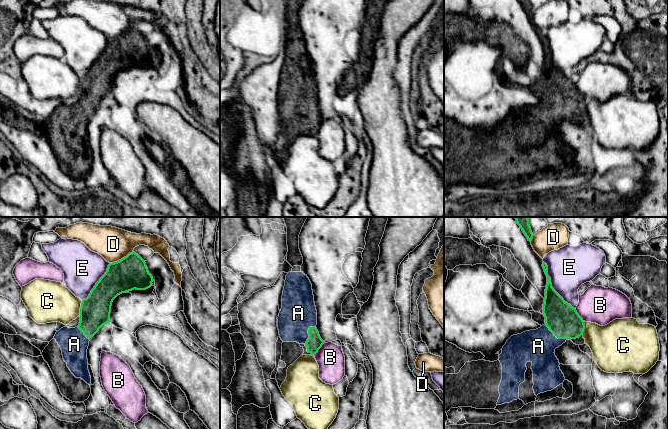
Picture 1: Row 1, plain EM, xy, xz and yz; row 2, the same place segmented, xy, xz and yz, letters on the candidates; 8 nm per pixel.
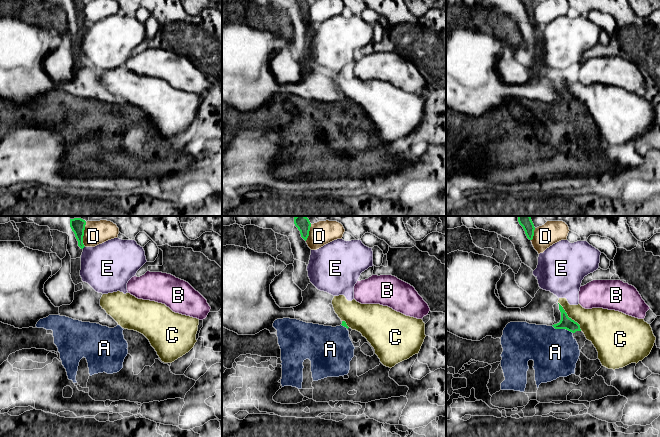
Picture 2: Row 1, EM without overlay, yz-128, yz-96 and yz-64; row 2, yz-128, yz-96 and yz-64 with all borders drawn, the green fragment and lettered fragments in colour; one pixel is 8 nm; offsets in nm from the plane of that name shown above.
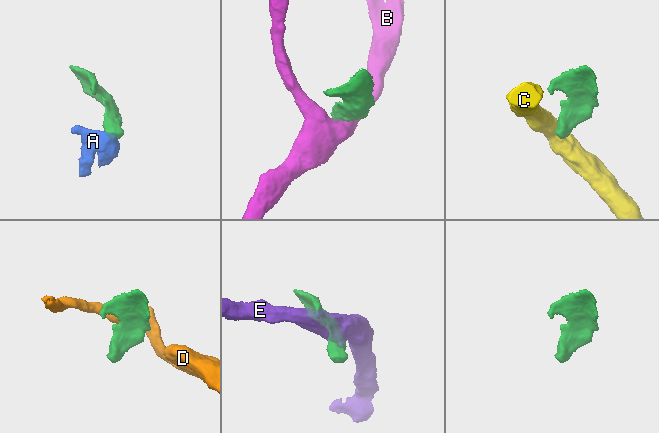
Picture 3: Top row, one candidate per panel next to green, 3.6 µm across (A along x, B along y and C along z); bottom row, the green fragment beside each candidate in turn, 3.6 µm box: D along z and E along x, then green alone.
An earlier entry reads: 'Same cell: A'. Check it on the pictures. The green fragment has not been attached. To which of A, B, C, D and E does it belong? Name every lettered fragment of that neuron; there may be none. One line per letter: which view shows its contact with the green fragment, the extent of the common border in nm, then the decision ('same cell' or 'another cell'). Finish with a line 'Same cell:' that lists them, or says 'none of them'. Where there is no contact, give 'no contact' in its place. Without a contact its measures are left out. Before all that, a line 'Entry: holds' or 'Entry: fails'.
Entry: holds
A: yz | 220 nm | same cell
B: xz | 140 nm | another cell
C: xy | 120 nm | another cell
D: xy | 220 nm | another cell
E: yz | 460 nm | another cell
Same cell: A

